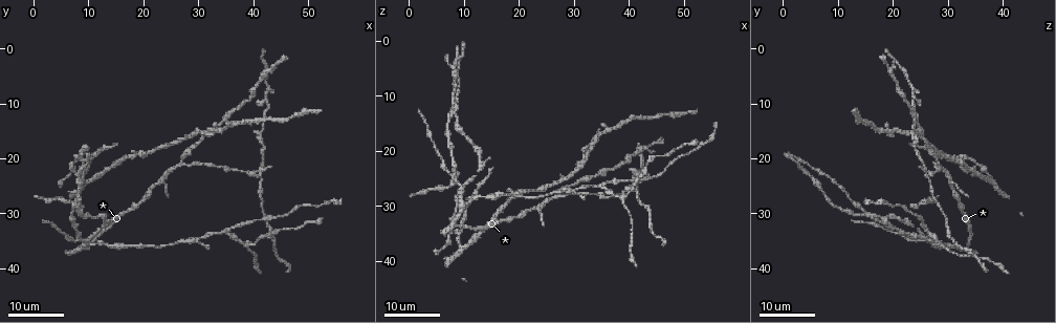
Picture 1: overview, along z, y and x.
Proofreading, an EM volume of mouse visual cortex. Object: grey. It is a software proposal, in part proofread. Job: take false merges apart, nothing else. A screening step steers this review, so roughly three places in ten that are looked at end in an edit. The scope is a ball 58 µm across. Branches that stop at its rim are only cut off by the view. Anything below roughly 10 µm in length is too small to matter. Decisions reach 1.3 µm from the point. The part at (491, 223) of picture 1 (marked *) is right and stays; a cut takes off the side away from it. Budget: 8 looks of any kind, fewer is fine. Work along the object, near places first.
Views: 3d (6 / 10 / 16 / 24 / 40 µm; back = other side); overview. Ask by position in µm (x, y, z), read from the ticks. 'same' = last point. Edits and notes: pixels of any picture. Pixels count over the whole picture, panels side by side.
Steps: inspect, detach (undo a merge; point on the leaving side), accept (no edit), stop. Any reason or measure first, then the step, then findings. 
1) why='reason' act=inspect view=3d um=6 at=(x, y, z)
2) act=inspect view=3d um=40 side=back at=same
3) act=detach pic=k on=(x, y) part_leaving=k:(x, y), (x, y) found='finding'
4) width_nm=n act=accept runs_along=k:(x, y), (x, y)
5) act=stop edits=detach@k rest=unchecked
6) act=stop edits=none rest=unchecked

why='four or more arms meet' act=inspect view=3d um=24 at=(41.0, 22.5, 26.0)

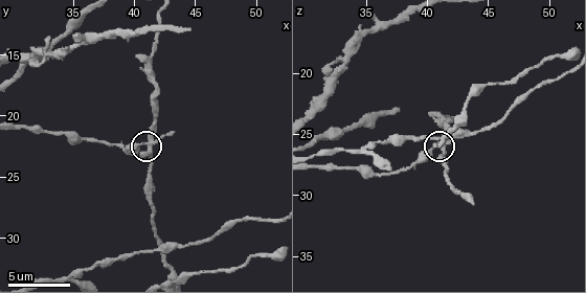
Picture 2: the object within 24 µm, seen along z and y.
act=inspect view=3d um=10 at=(41.4, 22.6, 25.8)

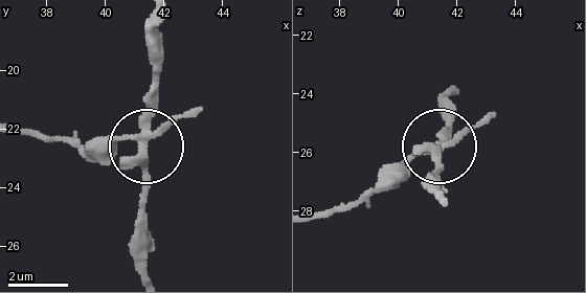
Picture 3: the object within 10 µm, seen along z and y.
width_nm=270 act=detach pic=3 on=(150, 176) part_leaving=3:(144, 130), (154, 20) found='a second neuron is stuck on'

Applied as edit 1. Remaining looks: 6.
why='redraw' act=inspect view=overview

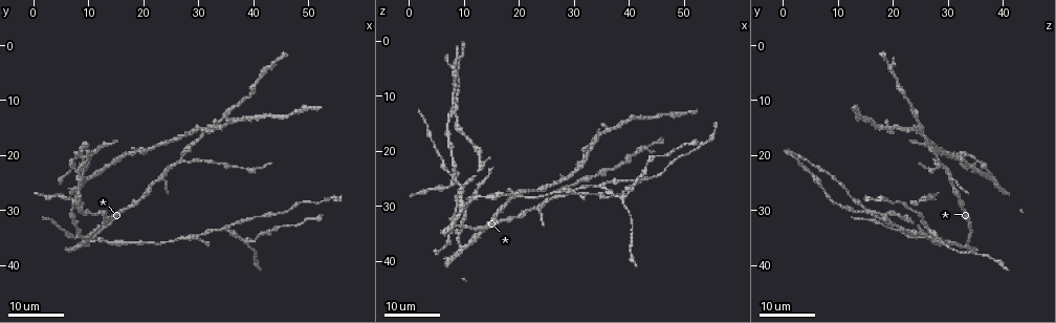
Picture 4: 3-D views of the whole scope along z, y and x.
why='three-way junction' act=inspect view=3d um=24 at=(35.0, 34.0, 26.0)

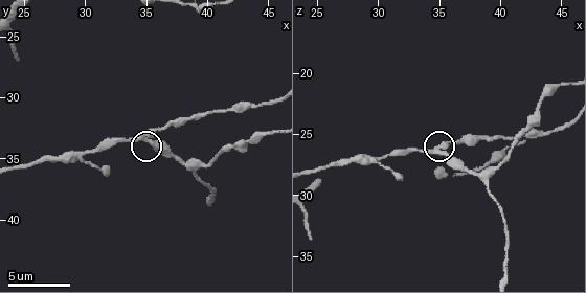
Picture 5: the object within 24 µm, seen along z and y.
act=inspect view=3d um=6 at=(35.4, 33.6, 26.6)

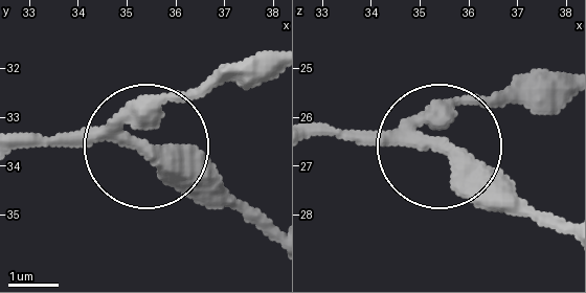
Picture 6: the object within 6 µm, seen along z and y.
act=accept runs_along=6:(24, 150), (124, 137), (186, 161), (245, 220) found='all the same neuron'

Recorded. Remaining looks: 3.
why='three arms meet' act=inspect view=3d um=6 at=(30.6, 15.8, 25.4)

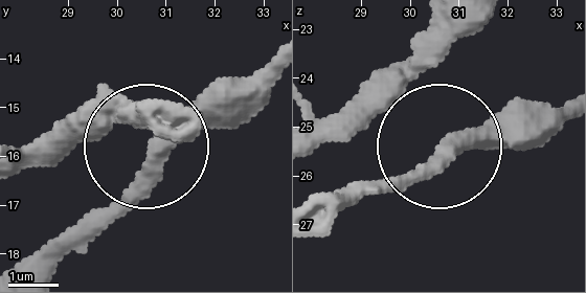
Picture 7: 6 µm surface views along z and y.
act=inspect view=3d um=6 side=back at=(30.80, 15.80, 25.40)

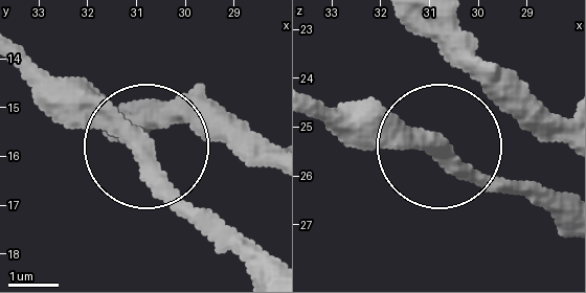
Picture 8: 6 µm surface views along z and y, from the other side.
side_arm_um=24 arms=3 act=accept found='one neuron here'

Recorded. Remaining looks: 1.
why='thin neck' act=inspect view=3d um=16 at=(30.6, 34.6, 26.8)

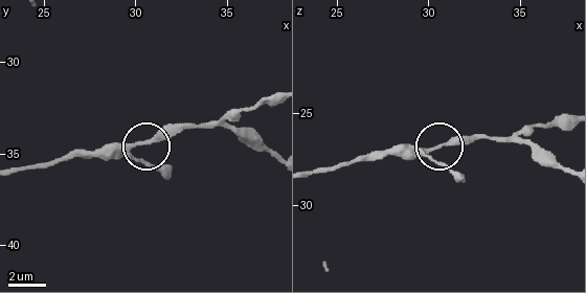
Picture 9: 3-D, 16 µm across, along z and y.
act=accept runs_along=9:(19, 171), (155, 143), (186, 129) found='continuous, no second neuron'

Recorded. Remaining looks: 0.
act=stop edits=detach@3 rest=unchecked

